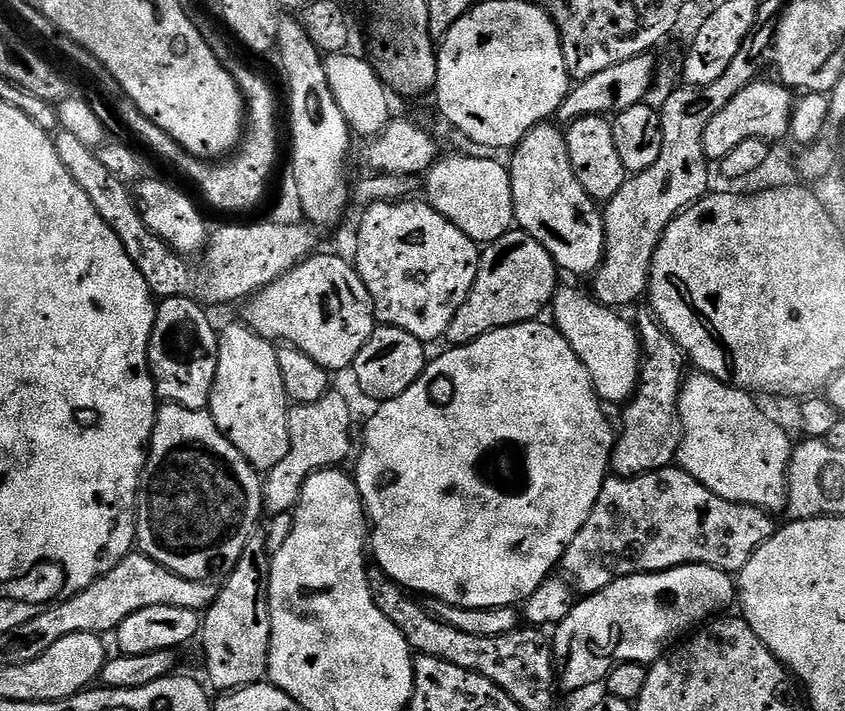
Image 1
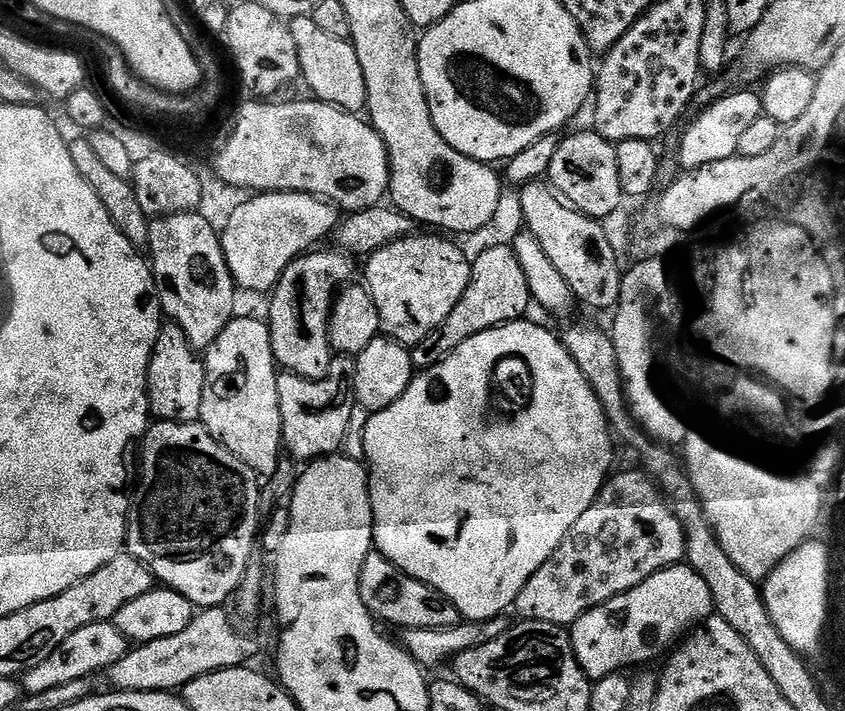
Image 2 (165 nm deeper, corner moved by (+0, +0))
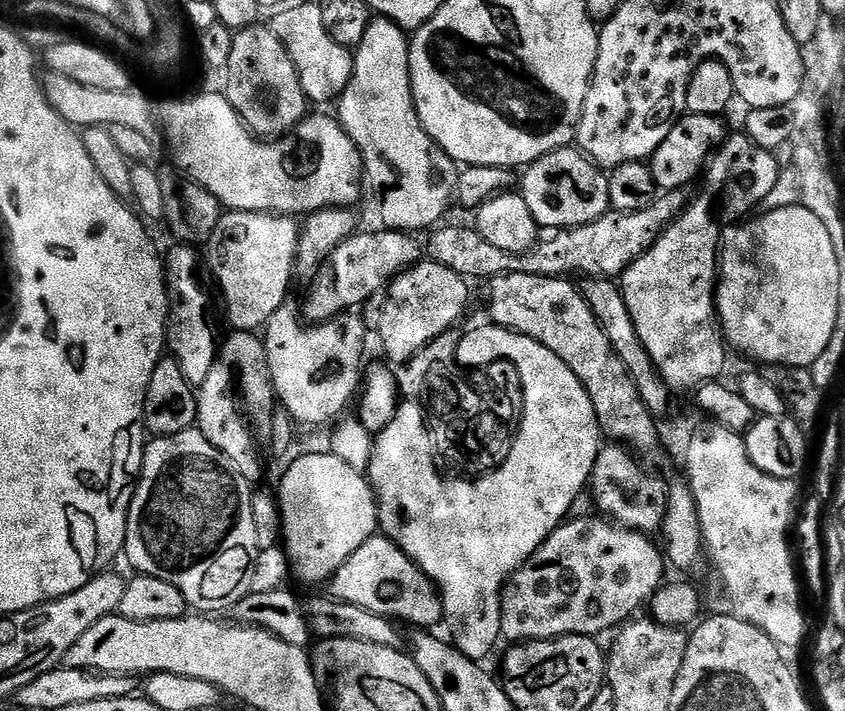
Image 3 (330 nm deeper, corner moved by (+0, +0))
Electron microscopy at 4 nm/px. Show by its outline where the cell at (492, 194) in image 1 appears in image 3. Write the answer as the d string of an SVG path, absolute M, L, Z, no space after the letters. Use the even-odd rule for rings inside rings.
M384 16L372 19L366 30L366 38L362 38L362 42L354 50L352 77L339 98L338 119L346 134L350 134L350 138L358 146L360 157L364 159L366 184L367 187L368 184L372 187L381 225L384 228L392 228L395 232L420 234L423 228L431 229L439 225L445 219L444 211L450 206L453 207L460 172L456 161L436 145L434 138L430 138L416 113L410 78L409 43L409 33L399 28L392 20Z

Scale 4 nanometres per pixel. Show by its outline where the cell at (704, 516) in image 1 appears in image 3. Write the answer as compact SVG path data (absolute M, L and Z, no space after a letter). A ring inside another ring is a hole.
M584 516L581 520L572 518L554 529L550 538L538 546L535 554L505 584L500 627L501 637L505 641L553 640L559 636L596 638L601 635L599 632L611 633L633 619L639 613L636 611L643 604L645 607L665 583L666 556L661 549L660 552L656 549L652 541L655 539L596 516Z

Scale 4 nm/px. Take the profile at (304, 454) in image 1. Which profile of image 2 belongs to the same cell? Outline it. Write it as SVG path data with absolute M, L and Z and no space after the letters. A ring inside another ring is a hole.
M347 359L332 361L332 373L324 380L307 380L292 372L281 371L278 375L278 406L282 410L284 446L297 461L315 462L332 458L344 444L352 415L358 412L354 390L354 368Z

